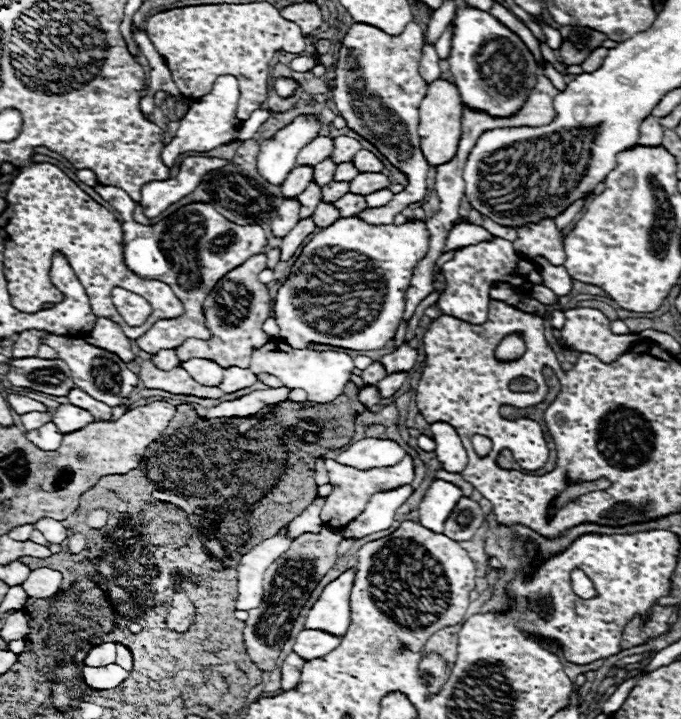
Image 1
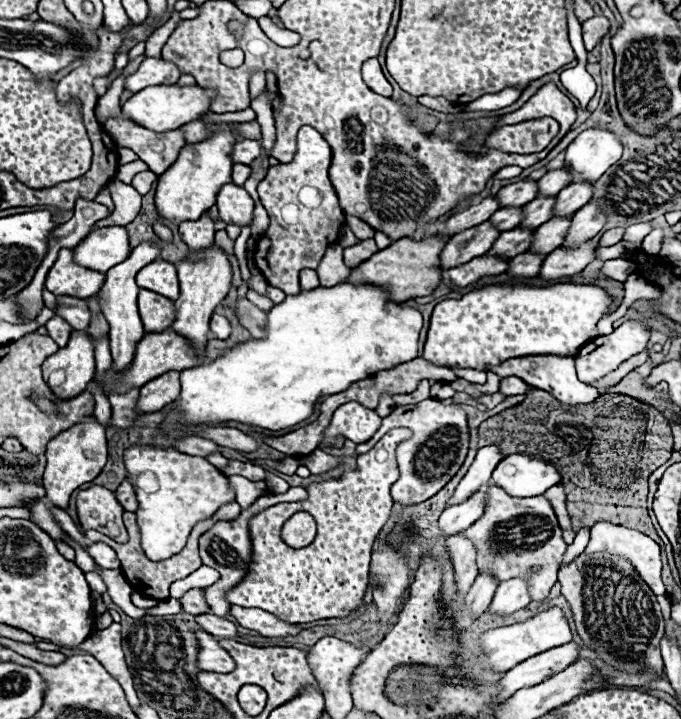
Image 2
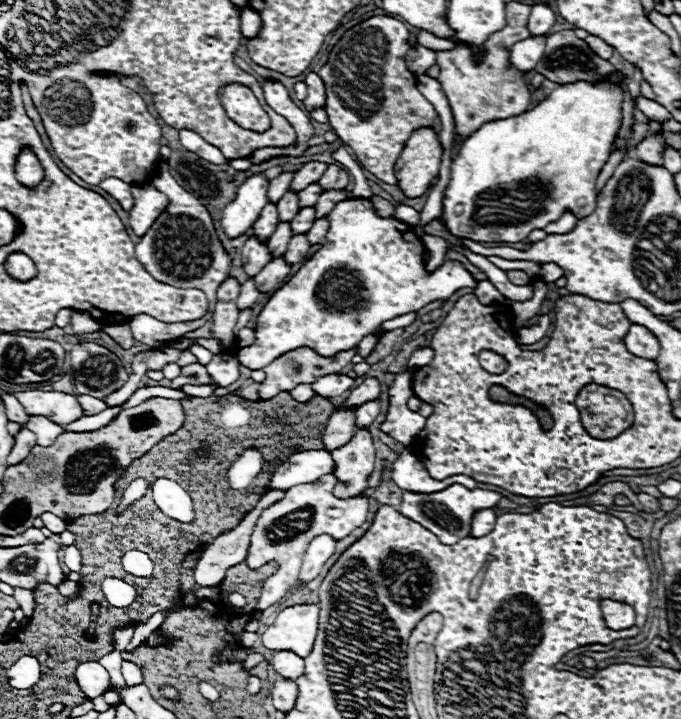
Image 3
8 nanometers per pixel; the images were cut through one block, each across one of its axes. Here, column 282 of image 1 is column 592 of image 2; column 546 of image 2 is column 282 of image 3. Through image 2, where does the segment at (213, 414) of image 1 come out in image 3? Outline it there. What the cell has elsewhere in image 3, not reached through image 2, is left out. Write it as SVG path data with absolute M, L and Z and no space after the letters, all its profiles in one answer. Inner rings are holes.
M306 346L290 350L288 354L282 354L280 358L276 358L274 362L270 362L264 368L266 380L258 388L258 396L260 396L260 400L270 400L280 392L290 392L298 384L312 384L314 378L318 378L322 374L338 374L344 366L348 366L352 362L352 356L356 356L356 354L358 354L358 346L354 346L350 350L344 350L344 352L338 352L334 356L328 356L328 358L316 354L312 348L306 348Z

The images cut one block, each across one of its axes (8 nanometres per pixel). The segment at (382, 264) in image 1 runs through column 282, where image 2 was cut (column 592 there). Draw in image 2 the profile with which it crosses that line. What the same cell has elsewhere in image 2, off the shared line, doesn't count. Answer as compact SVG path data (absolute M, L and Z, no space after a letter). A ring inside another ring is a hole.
M492 284L474 288L460 300L448 298L434 308L430 318L430 338L426 338L422 358L432 366L456 366L488 372L490 366L498 366L508 358L518 358L522 354L576 354L586 346L586 342L598 338L596 324L608 316L614 306L614 298L594 284Z

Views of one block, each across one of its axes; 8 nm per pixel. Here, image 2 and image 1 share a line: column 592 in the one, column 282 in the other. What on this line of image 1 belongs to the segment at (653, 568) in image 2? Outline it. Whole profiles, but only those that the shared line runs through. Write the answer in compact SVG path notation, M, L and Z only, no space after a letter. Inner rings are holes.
M282 526L276 536L260 542L242 556L238 566L238 610L252 610L260 604L264 572L282 552L290 548L290 542L292 538L288 538L288 528Z

